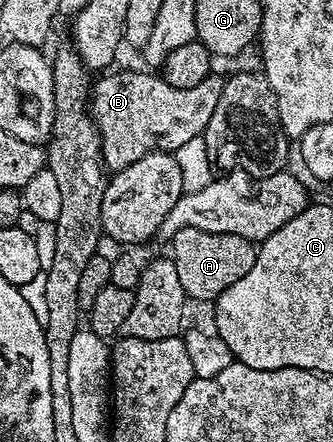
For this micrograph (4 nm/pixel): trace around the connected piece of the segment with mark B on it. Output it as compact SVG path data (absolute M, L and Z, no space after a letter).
M115 70L102 74L102 79L98 83L96 80L91 87L91 114L101 134L101 157L106 168L113 173L127 169L127 165L139 161L139 157L148 151L176 153L191 138L204 136L207 121L211 121L211 113L215 113L215 105L219 105L219 93L225 84L222 76L210 73L191 89L175 89L160 74Z

